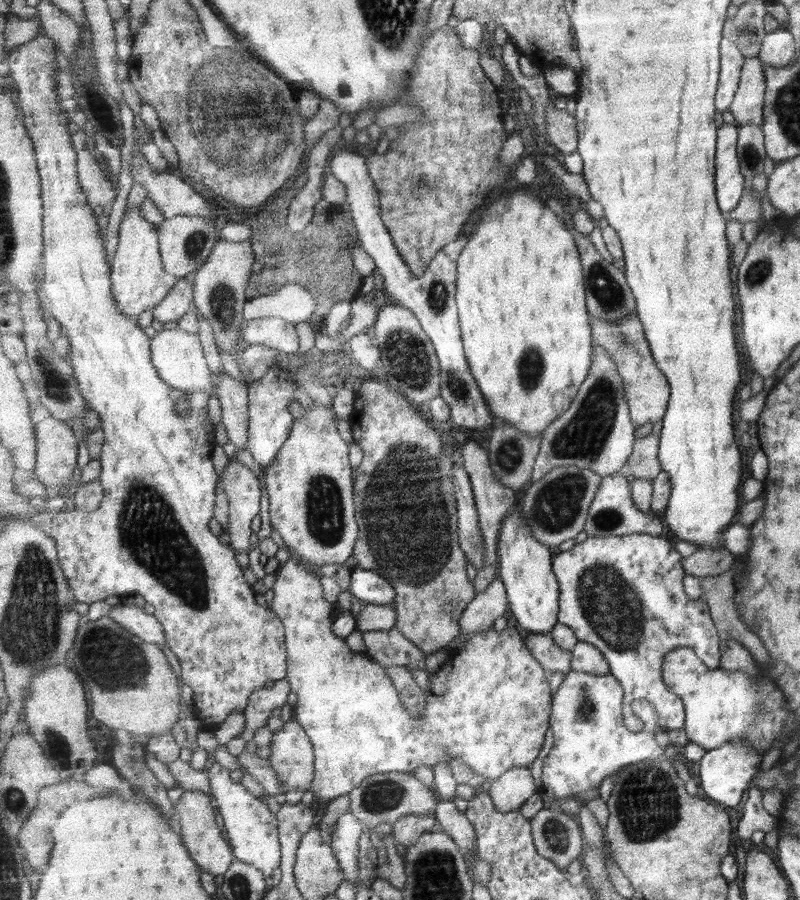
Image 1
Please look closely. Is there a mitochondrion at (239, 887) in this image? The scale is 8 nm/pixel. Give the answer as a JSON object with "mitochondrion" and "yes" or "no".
{"mitochondrion":"yes"}

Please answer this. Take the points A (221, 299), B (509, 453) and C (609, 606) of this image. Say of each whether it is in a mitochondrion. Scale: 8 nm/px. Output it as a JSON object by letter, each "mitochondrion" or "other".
{"A":"mitochondrion","B":"mitochondrion","C":"mitochondrion"}

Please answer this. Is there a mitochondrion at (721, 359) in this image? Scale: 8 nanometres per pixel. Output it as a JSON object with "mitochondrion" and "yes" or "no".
{"mitochondrion":"no"}

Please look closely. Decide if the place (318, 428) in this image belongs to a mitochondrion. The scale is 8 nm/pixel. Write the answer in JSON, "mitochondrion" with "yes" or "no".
{"mitochondrion":"no"}

